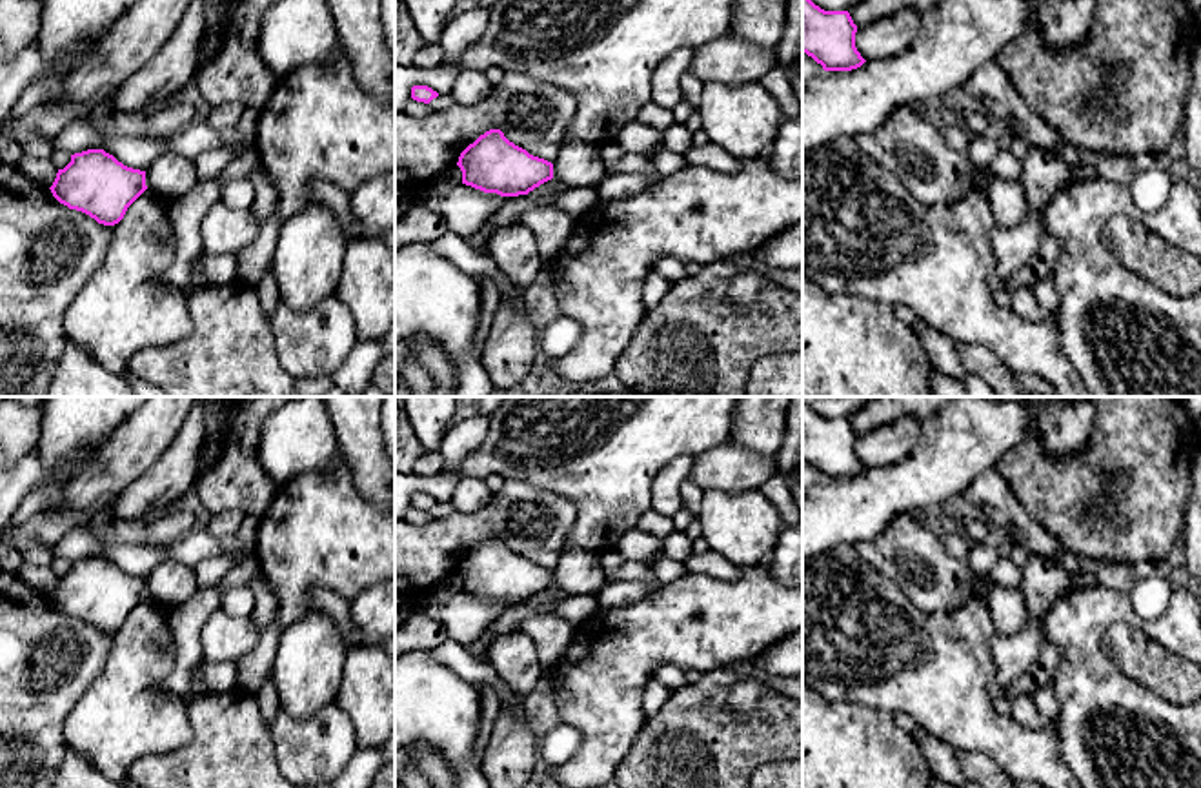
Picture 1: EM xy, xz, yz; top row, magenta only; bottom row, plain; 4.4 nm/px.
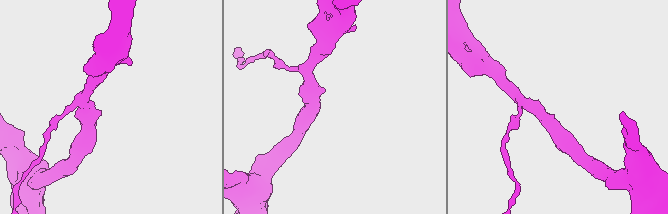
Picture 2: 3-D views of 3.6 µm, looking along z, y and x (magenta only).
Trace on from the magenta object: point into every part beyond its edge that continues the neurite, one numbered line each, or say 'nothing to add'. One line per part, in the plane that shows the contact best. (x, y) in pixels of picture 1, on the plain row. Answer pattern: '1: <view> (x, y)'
nothing to add

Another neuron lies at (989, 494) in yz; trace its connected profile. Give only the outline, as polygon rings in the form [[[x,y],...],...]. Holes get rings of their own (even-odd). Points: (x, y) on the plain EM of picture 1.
[[[997,466],[981,473],[963,497],[988,522],[1003,526],[1015,544],[1035,557],[1059,562],[1059,555],[1065,553],[1061,542],[1026,513]]]

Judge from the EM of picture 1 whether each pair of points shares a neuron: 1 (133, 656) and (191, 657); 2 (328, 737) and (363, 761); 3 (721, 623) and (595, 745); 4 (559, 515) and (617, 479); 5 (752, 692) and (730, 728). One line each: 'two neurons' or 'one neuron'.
1: two neurons
2: two neurons
3: one neuron
4: two neurons
5: two neurons

